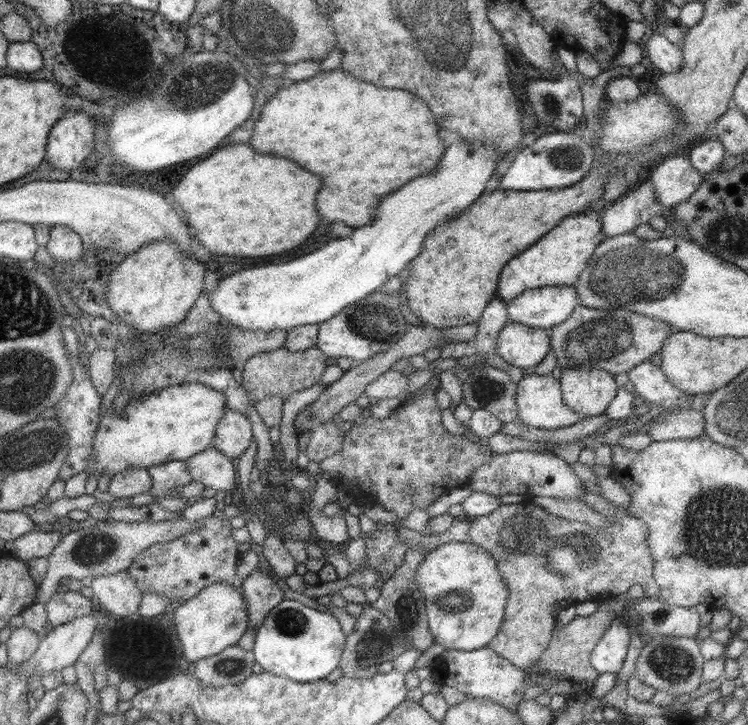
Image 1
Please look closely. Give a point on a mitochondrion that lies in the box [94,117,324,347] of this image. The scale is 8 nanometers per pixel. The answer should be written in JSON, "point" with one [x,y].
{"point":[112,237]}

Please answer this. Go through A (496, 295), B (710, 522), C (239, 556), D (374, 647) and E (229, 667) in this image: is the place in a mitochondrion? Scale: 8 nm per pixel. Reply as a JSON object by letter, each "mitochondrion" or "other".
{"A":"other","B":"mitochondrion","C":"other","D":"mitochondrion","E":"mitochondrion"}

